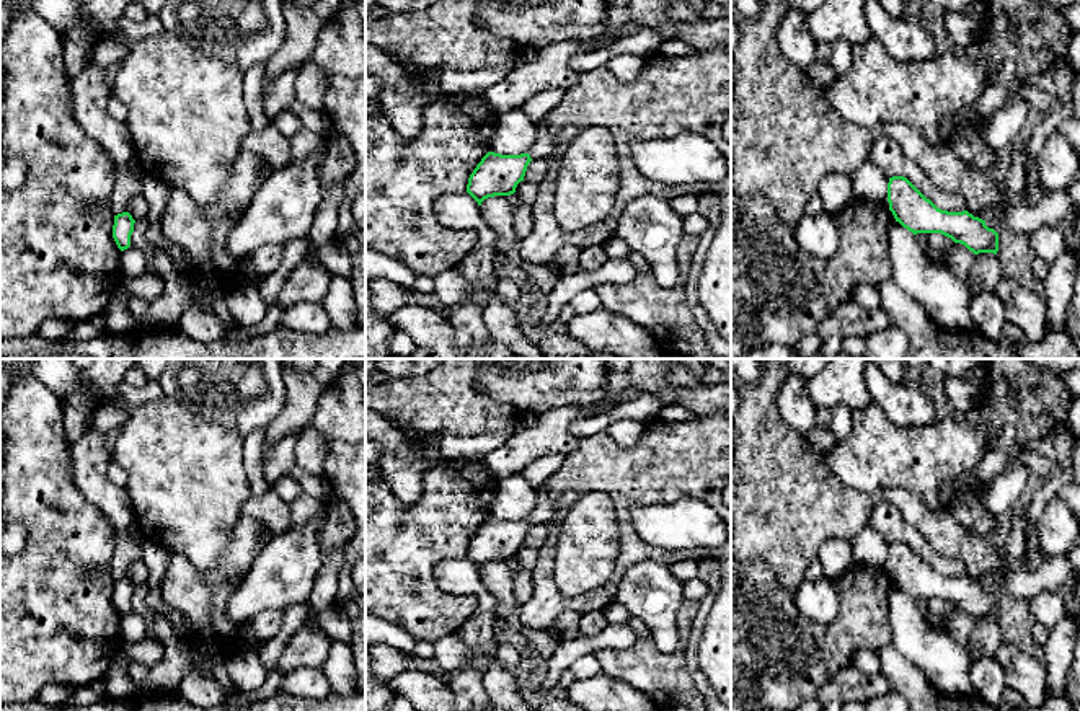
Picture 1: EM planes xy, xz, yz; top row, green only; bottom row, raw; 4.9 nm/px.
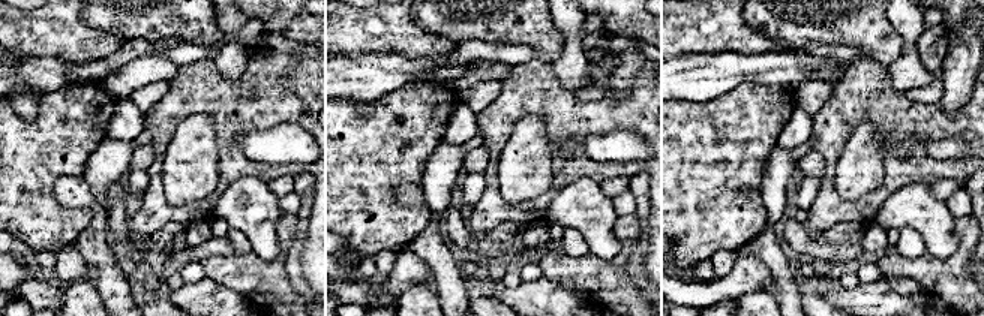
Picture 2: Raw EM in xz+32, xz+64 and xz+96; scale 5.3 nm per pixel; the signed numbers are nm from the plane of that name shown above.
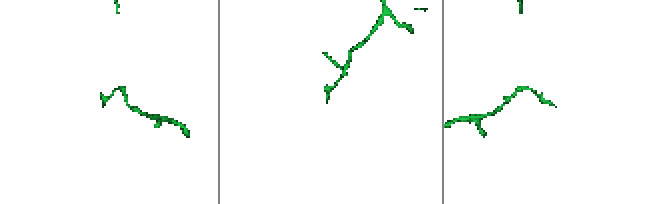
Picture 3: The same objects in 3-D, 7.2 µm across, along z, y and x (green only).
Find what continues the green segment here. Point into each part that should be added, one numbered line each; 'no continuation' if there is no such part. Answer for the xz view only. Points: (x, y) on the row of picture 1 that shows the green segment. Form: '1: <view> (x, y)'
no continuation

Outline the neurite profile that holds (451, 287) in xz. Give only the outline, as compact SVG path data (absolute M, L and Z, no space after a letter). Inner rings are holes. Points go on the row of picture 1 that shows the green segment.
M450 267L434 279L434 294L439 305L450 310L468 297L470 285L457 267Z

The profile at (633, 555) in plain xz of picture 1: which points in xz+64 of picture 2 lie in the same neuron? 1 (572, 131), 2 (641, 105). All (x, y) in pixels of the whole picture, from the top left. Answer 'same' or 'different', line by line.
1: same
2: same

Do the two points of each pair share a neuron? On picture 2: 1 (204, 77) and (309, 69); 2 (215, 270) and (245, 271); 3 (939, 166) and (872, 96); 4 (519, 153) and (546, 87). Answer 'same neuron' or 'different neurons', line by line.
1: same neuron
2: same neuron
3: same neuron
4: different neurons

